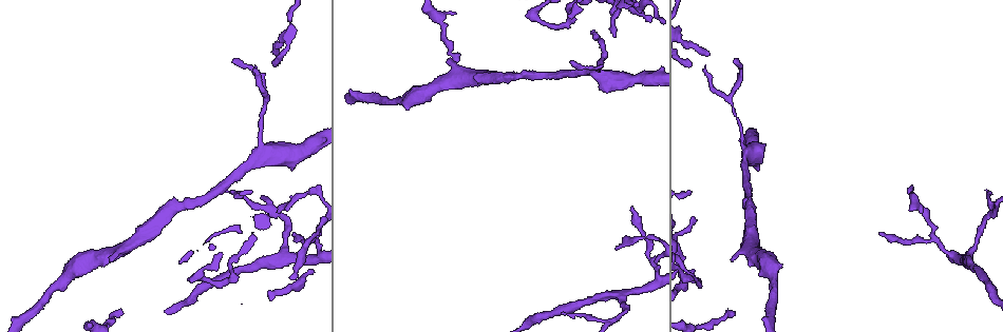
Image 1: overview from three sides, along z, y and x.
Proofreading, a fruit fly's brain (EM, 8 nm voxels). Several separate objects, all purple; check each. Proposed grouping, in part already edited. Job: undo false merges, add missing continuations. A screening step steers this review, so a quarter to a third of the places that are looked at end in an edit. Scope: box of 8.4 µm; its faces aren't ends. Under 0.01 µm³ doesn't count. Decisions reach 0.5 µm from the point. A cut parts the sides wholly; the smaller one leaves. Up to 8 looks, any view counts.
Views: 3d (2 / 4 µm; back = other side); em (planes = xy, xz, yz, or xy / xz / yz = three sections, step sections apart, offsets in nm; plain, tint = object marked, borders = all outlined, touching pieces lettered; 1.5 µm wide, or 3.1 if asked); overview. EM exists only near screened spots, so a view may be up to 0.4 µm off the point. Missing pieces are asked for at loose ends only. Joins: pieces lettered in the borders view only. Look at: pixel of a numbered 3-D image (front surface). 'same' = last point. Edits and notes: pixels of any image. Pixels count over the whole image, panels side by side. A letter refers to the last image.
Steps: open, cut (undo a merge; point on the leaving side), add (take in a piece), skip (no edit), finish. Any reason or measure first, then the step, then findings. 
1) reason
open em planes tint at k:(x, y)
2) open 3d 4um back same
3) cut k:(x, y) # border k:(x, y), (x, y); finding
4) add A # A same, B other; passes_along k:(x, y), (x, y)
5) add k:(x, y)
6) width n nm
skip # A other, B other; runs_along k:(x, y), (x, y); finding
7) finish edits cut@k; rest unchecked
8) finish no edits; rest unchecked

branch stops here
open 3d 2um at 1:(118, 316)

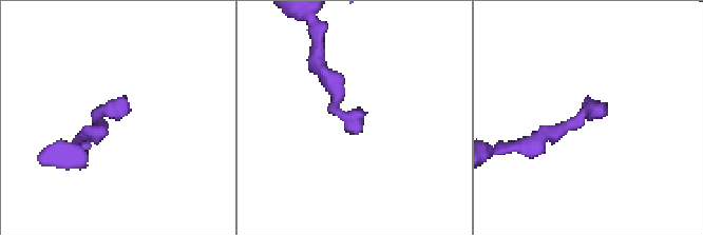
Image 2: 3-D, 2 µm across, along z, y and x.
open em xy step 4 tint at 2:(604, 112)

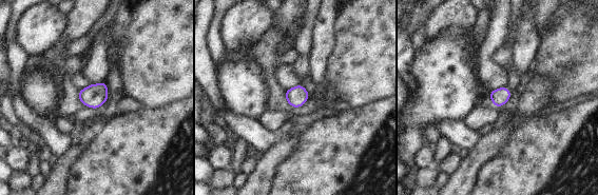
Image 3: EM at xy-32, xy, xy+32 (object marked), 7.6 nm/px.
open em planes borders same

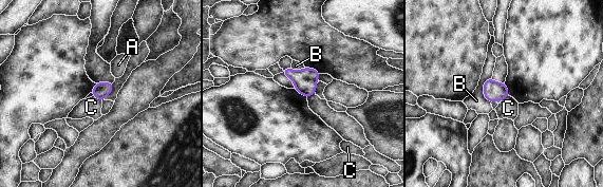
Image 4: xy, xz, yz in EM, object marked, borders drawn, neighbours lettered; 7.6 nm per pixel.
skip # A other, B other, C other; border 4:(93, 95), (101, 100); no lettered piece goes on from it

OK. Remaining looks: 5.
open em yz step 4 tint at 1:(278, 211)

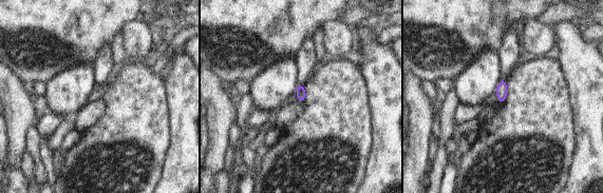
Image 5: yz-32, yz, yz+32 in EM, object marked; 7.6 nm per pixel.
open em planes borders same

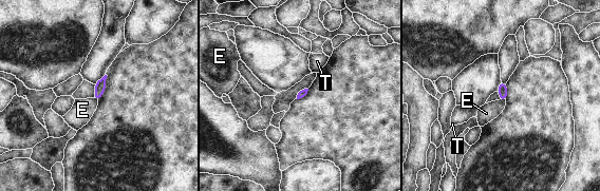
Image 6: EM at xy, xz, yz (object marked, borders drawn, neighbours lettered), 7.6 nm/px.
skip # E other, T other; border 6:(499, 99), (505, 100); no lettered piece goes on from it

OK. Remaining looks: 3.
calibre changes
open em yz step 4 plain at 1:(748, 154)

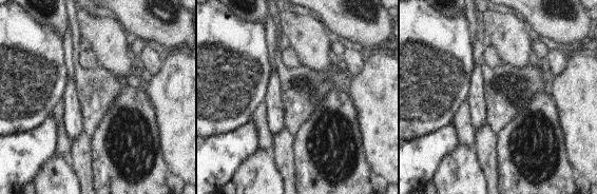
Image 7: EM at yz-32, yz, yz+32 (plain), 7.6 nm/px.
where the object lies
open em yz step 4 tint same

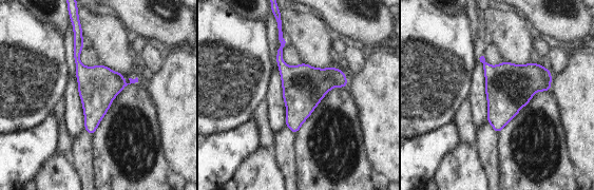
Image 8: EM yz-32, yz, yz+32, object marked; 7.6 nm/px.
what lies round it
open em yz step 4 borders same

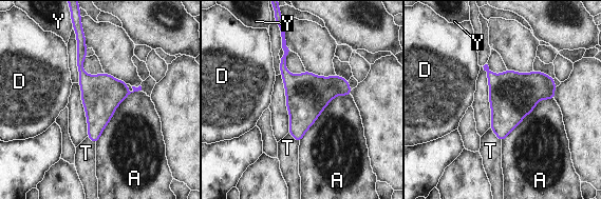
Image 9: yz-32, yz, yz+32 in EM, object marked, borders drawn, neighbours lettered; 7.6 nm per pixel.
skip # A other, D other, T other, Y other; border 9:(490, 127), (501, 142); one neuron here

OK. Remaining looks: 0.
finish no edits; rest unchecked

